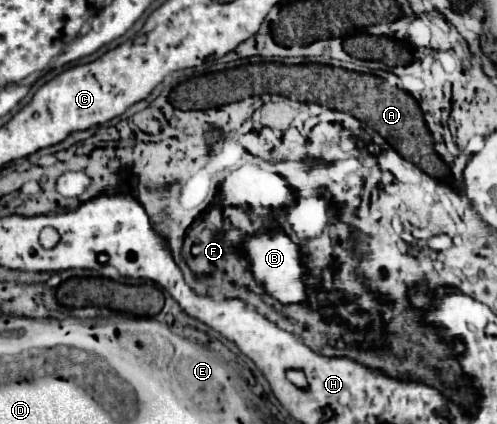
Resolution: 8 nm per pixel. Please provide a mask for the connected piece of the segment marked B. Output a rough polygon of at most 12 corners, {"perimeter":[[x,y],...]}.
{"perimeter":[[286,236],[244,244],[250,270],[282,304],[304,302],[302,250]]}

